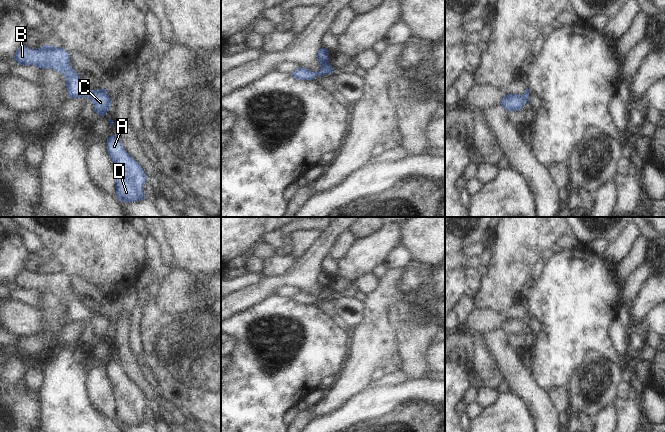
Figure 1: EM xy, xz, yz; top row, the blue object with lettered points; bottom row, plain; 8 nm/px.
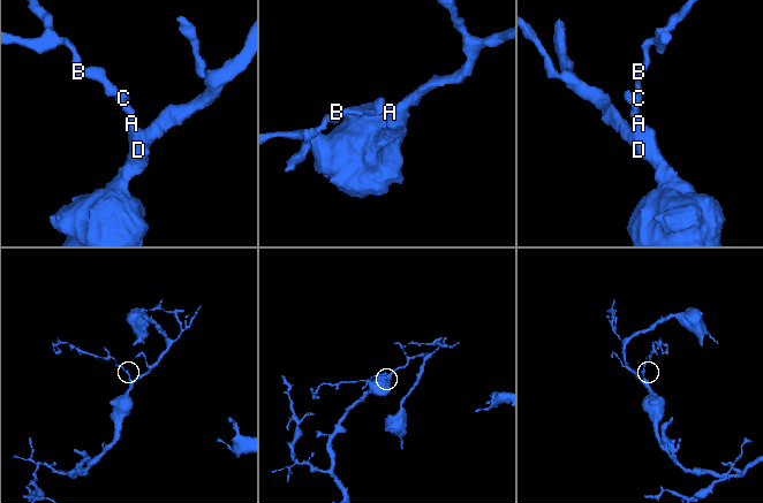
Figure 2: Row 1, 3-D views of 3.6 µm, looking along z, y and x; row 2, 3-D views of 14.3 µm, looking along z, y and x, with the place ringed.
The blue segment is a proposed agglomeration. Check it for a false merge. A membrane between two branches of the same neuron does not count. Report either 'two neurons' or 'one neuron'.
one neuron

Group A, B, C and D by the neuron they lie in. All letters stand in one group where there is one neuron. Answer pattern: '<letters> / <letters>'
A B C D

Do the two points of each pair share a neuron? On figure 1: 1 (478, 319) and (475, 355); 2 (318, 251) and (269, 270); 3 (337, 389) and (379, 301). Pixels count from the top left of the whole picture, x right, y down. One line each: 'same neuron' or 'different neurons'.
1: different neurons
2: different neurons
3: same neuron

